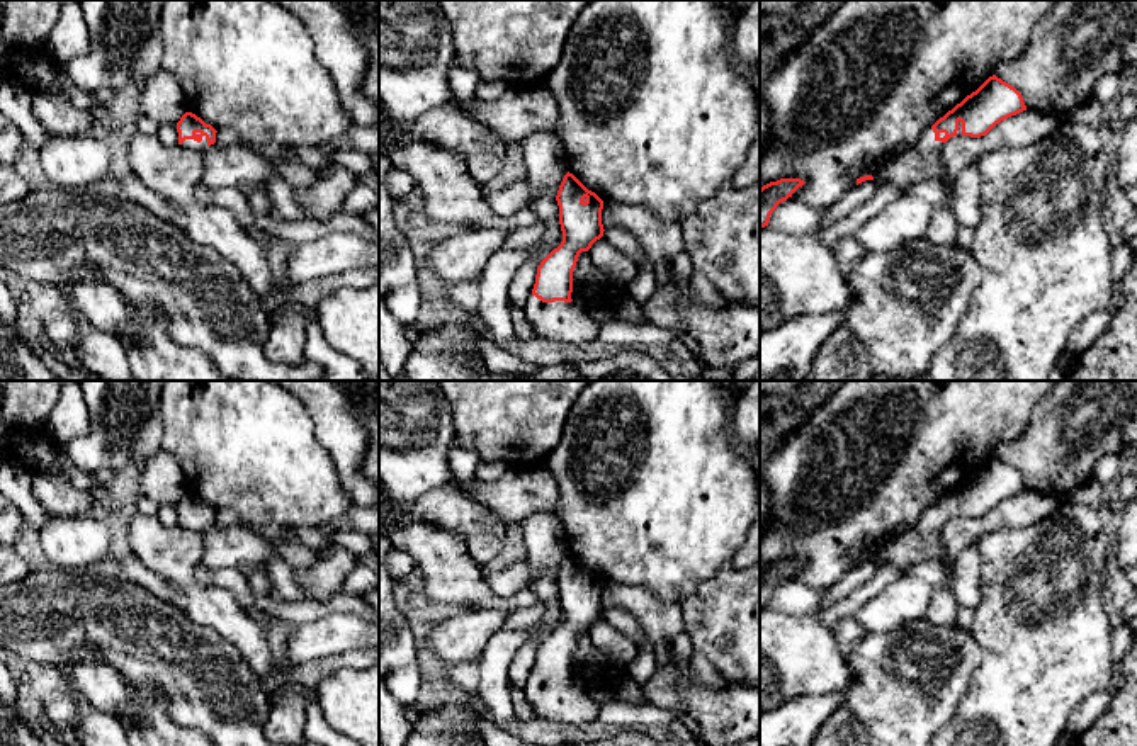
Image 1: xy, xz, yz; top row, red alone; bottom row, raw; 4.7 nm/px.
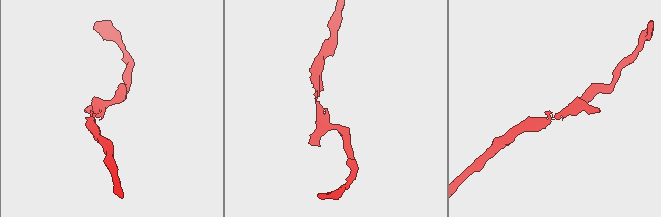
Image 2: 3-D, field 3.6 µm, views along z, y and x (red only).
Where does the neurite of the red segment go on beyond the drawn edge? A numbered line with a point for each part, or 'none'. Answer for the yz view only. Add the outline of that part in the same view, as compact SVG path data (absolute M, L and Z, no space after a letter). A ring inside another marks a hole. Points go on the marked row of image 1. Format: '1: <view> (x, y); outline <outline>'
1: yz (927, 143); outline M931 127L925 129L921 138L916 141L914 150L921 153L935 153L943 146L942 141L935 139L935 133Z

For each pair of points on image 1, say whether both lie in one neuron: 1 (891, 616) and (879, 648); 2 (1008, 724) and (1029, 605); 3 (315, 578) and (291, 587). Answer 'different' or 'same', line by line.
1: different
2: same
3: different

